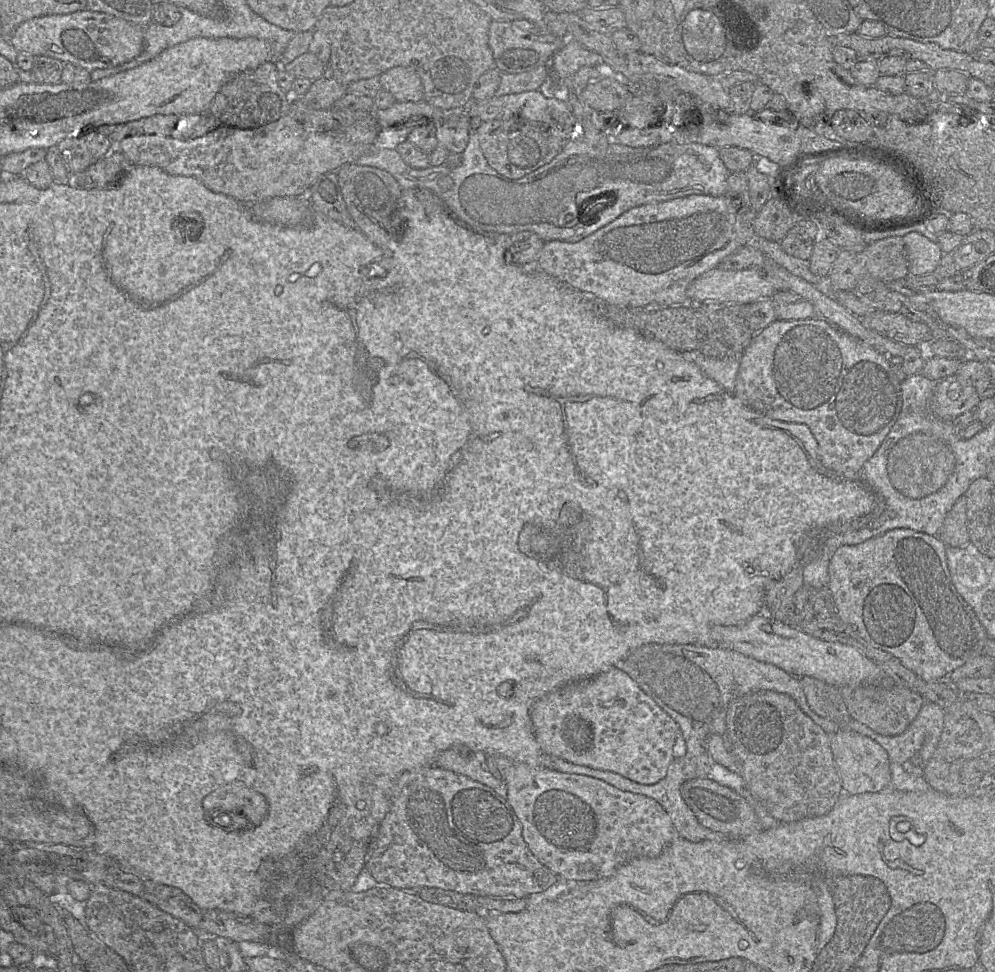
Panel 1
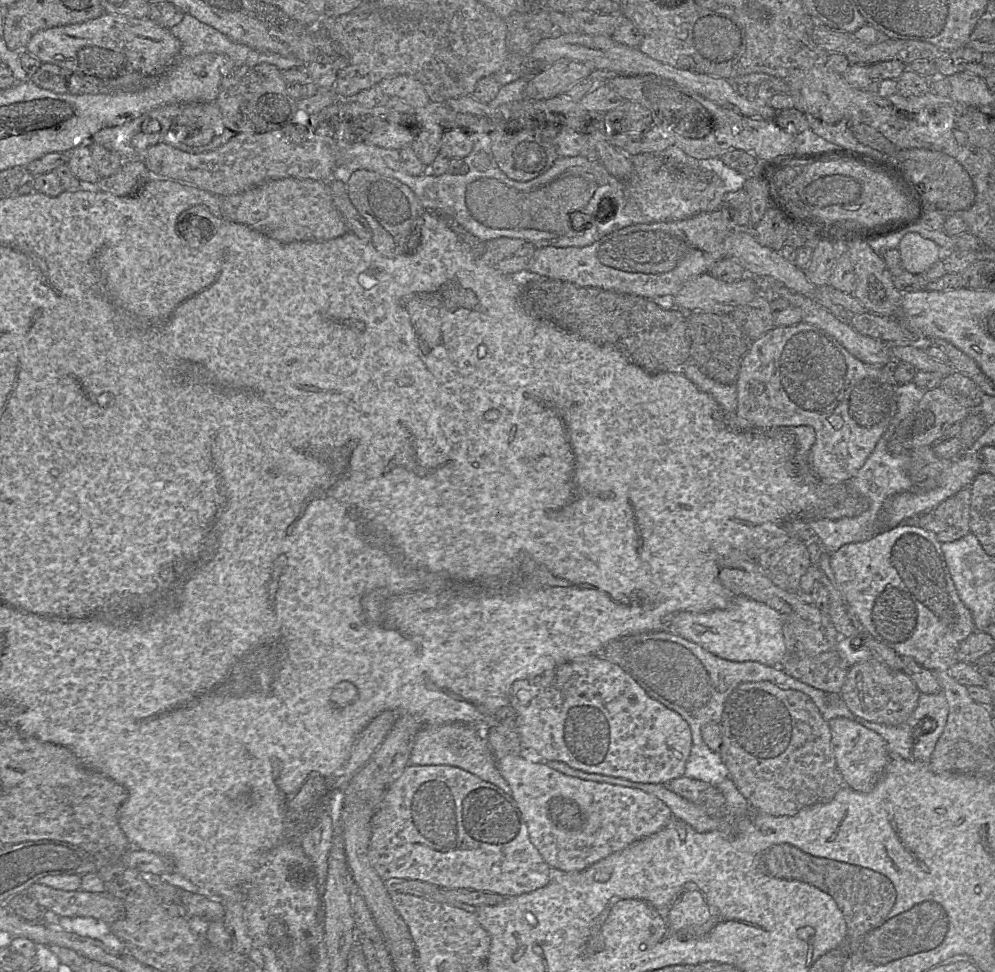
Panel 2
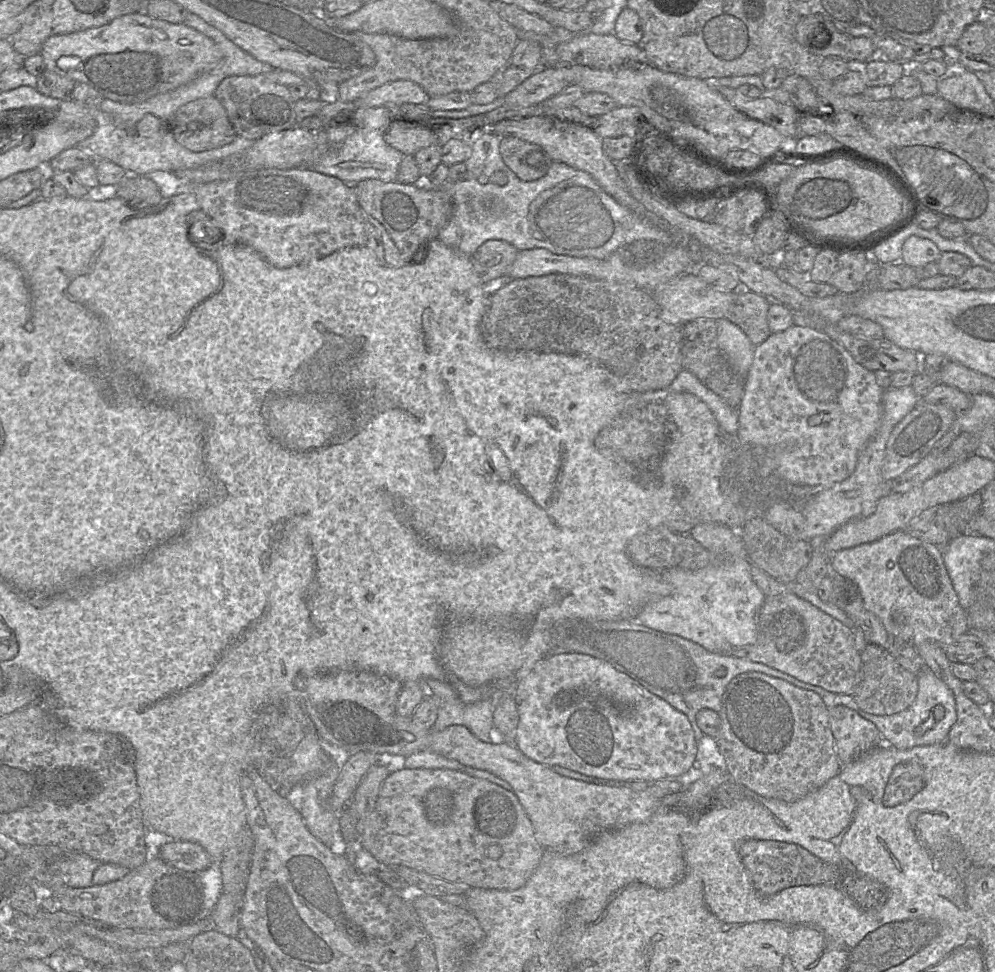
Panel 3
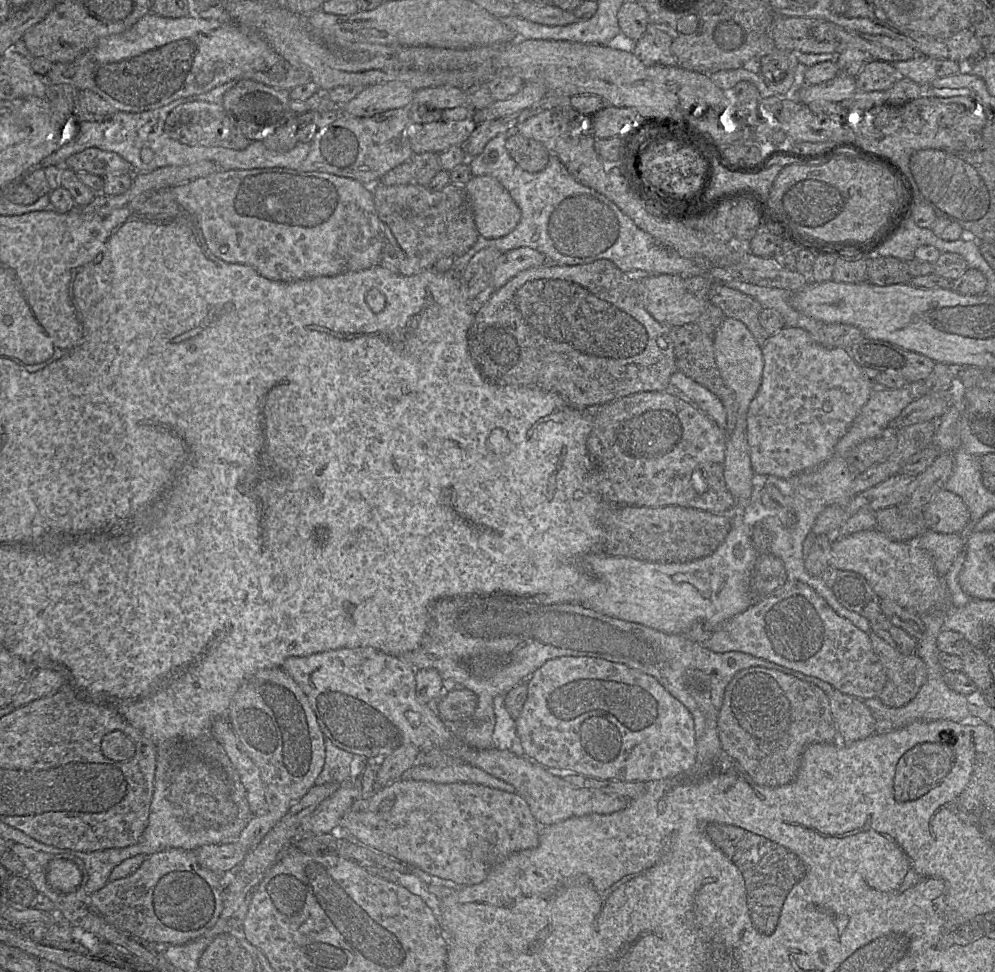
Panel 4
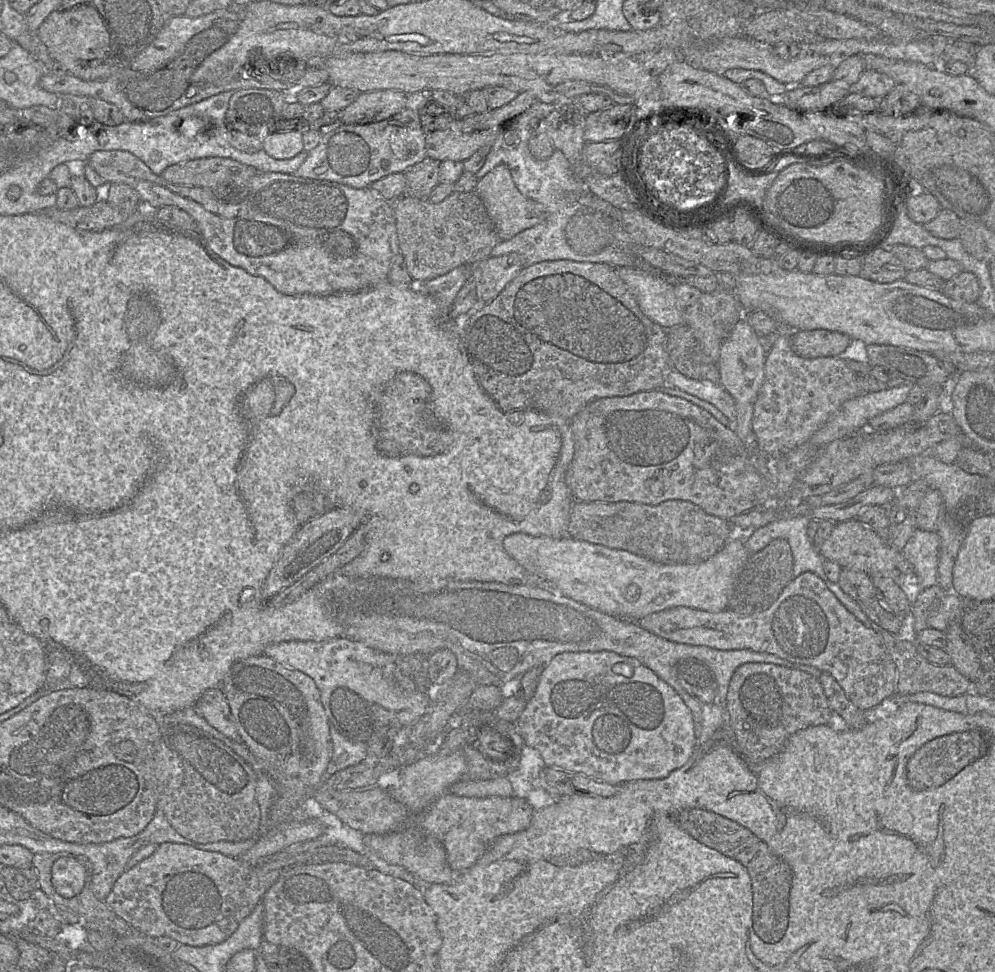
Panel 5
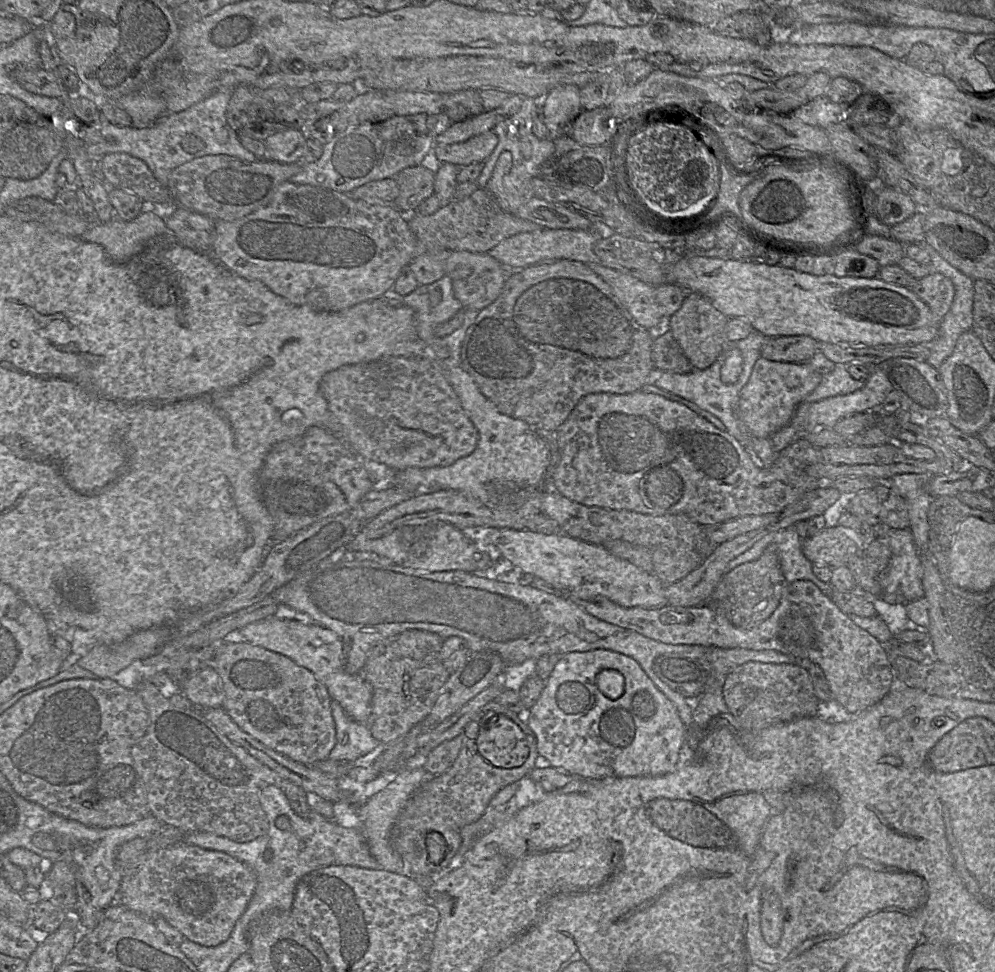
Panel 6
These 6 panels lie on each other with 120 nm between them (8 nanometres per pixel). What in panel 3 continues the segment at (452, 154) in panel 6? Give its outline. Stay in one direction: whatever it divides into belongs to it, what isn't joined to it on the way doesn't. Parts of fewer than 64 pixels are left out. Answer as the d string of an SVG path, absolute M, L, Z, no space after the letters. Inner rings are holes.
M394 120L390 124L384 140L404 156L414 156L422 148L441 143L438 136L425 126L411 125L403 120Z

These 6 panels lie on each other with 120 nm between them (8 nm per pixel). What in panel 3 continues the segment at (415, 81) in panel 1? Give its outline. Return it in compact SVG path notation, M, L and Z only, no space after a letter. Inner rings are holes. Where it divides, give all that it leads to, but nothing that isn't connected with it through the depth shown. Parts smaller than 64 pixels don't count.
M396 80L366 93L357 103L363 107L402 104L427 106L429 99L430 96L417 83L410 80Z

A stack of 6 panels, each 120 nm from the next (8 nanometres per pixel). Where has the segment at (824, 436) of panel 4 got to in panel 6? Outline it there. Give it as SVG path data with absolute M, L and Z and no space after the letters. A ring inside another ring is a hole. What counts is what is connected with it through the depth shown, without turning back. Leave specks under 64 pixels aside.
M762 356L756 361L749 381L740 392L740 417L748 430L758 438L769 438L790 424L799 405L803 403L825 380L825 375L814 369L809 362L788 363L770 361Z

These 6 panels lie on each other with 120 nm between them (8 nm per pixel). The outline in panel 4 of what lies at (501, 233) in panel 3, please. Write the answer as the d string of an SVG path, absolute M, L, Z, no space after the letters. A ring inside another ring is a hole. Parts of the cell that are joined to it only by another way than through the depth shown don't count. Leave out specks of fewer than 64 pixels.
M517 126L499 133L487 143L480 155L468 159L467 162L473 176L491 176L504 186L520 209L521 218L519 223L509 234L500 238L485 238L479 234L475 244L465 254L458 257L444 257L439 260L434 265L434 269L437 271L453 271L461 275L471 258L479 250L487 247L496 248L502 253L520 247L530 247L545 255L546 265L578 265L607 259L623 272L643 271L649 275L679 275L684 279L707 274L711 268L717 267L713 266L706 258L686 259L674 250L660 244L649 233L639 228L614 202L594 189L578 182L556 156L550 156L547 166L540 172L529 173L524 171L509 155L505 147L506 140L516 134L518 134Z

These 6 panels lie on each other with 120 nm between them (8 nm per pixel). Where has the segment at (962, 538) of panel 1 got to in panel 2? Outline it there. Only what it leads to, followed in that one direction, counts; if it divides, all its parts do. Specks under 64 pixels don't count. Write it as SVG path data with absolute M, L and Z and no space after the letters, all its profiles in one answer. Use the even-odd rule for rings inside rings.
M969 486L942 502L936 509L920 516L917 525L932 532L941 544L954 542L971 533L970 506Z

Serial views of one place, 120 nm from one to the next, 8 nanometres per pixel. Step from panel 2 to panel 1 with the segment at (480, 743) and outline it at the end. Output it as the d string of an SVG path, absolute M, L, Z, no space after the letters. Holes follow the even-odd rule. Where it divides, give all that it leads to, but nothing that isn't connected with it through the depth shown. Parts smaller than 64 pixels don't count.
M452 747L440 752L434 759L433 766L464 775L507 799L505 782L495 778L486 769L484 756L474 754L463 747Z

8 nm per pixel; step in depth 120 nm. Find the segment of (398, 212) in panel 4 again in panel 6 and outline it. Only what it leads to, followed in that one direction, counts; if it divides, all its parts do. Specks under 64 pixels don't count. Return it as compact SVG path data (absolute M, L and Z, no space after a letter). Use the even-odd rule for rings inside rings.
M482 188L476 190L473 194L464 199L451 200L447 204L444 204L434 214L424 216L418 212L413 212L407 215L407 219L410 229L419 242L426 248L423 254L413 258L408 265L420 285L431 284L446 275L444 265L438 259L438 254L443 250L487 253L500 242L511 236L542 229L542 227L535 223L523 220L502 210L494 196L486 189Z

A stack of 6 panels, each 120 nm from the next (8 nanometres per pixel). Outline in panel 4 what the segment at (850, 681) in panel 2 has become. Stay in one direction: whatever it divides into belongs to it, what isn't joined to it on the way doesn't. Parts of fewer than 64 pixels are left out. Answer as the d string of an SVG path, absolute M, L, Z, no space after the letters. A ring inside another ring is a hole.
M874 632L869 633L874 653L886 676L878 699L886 706L898 708L909 703L927 681L927 667L916 655L904 655Z

